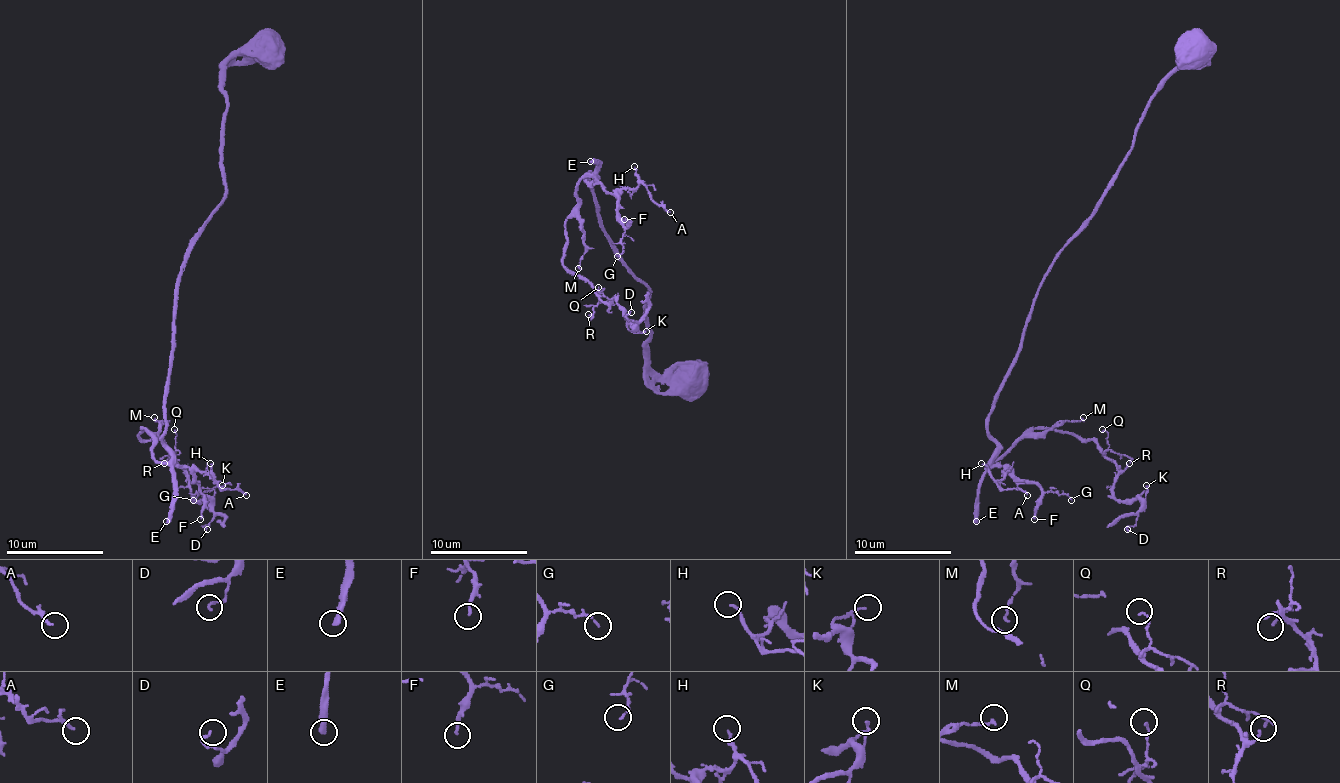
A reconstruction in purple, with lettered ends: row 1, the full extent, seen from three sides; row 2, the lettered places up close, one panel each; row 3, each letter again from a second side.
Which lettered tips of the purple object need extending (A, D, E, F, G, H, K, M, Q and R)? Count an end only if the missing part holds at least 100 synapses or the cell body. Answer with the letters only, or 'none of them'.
E

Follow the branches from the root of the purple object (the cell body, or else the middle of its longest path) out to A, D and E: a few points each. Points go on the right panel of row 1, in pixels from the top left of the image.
A: (1197, 46), (1151, 99), (1098, 211), (1047, 274), (988, 417), (993, 461), (1008, 468), (998, 485), (1027, 495)
D: (1197, 46), (1047, 274), (988, 417), (991, 461), (1034, 429), (1090, 439), (1112, 495), (1141, 504), (1127, 529)
E: (1197, 46), (1151, 99), (1098, 211), (1037, 293), (988, 417), (996, 451), (976, 521)

